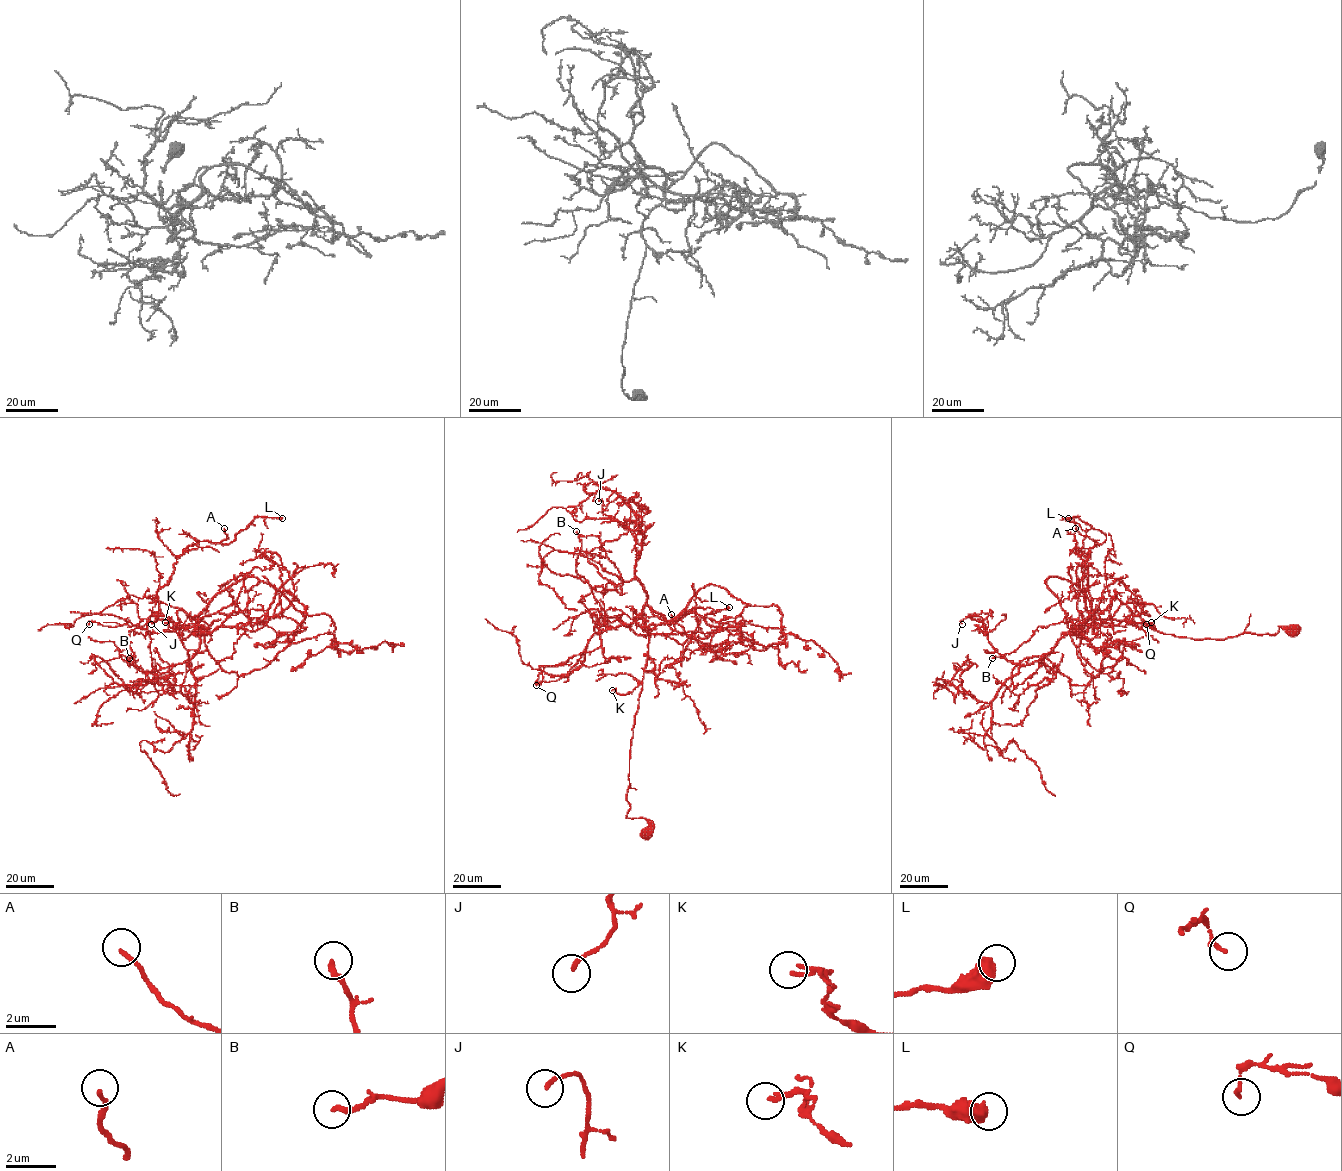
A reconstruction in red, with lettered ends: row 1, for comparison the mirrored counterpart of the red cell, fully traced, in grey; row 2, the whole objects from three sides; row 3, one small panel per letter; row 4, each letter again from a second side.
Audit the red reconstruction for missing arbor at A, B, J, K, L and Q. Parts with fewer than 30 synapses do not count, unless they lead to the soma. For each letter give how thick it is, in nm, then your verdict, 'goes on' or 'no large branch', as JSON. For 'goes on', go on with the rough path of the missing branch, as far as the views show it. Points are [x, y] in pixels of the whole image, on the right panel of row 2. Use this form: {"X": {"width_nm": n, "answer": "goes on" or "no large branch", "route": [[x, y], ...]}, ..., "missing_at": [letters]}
{"A": {"width_nm": 160, "answer": "no large branch"}, "B": {"width_nm": 240, "answer": "no large branch"}, "J": {"width_nm": 160, "answer": "no large branch"}, "K": {"width_nm": 100, "answer": "no large branch"}, "L": {"width_nm": 600, "answer": "no large branch"}, "Q": {"width_nm": 140, "answer": "no large branch"}, "missing_at": []}

